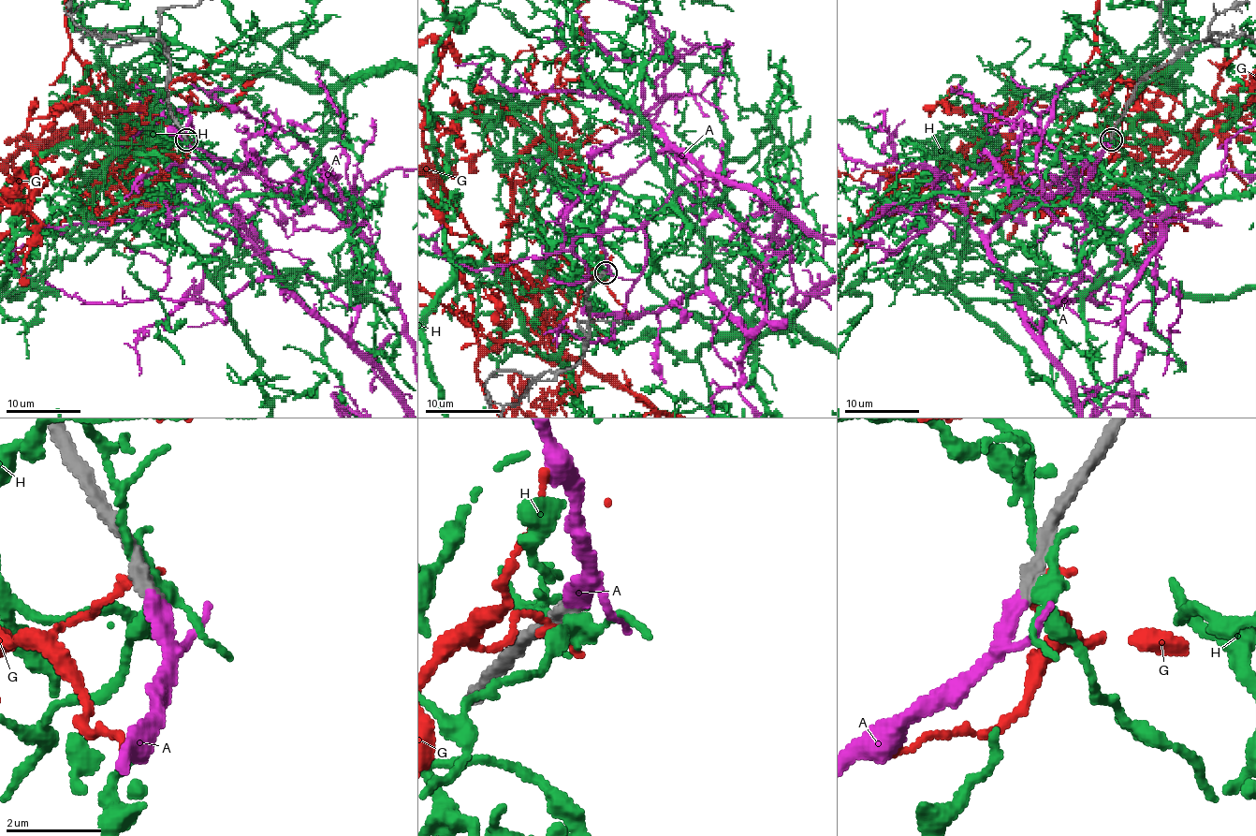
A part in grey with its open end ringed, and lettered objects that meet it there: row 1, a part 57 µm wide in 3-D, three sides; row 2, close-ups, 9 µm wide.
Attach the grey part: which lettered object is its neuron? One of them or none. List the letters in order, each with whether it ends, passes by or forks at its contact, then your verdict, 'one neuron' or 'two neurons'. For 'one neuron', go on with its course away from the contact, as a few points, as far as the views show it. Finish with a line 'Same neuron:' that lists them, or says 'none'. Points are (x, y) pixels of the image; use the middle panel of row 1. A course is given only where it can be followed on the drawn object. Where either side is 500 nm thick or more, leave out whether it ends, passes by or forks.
A: it ends; one neuron
G: it ends; two neurons
H: it forks; two neurons
Same neuron: A

